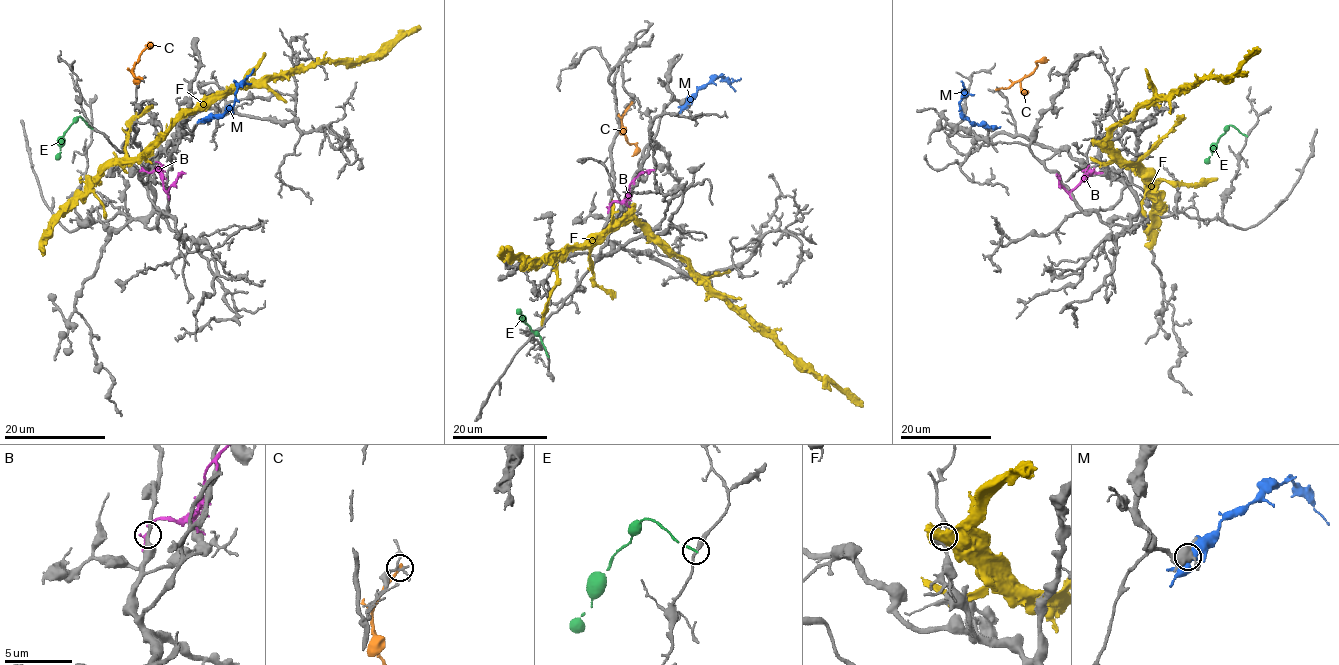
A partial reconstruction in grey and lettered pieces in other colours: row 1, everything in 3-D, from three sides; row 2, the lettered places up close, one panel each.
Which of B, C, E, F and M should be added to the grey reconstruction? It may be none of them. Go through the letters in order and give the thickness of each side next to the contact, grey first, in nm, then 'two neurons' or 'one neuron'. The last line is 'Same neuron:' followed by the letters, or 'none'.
B: 360/200 nm | two neurons
C: 190/220 nm | two neurons
E: 260/140 nm | two neurons
F: 400/650 nm | two neurons
M: 440/500 nm | two neurons
Same neuron: none

